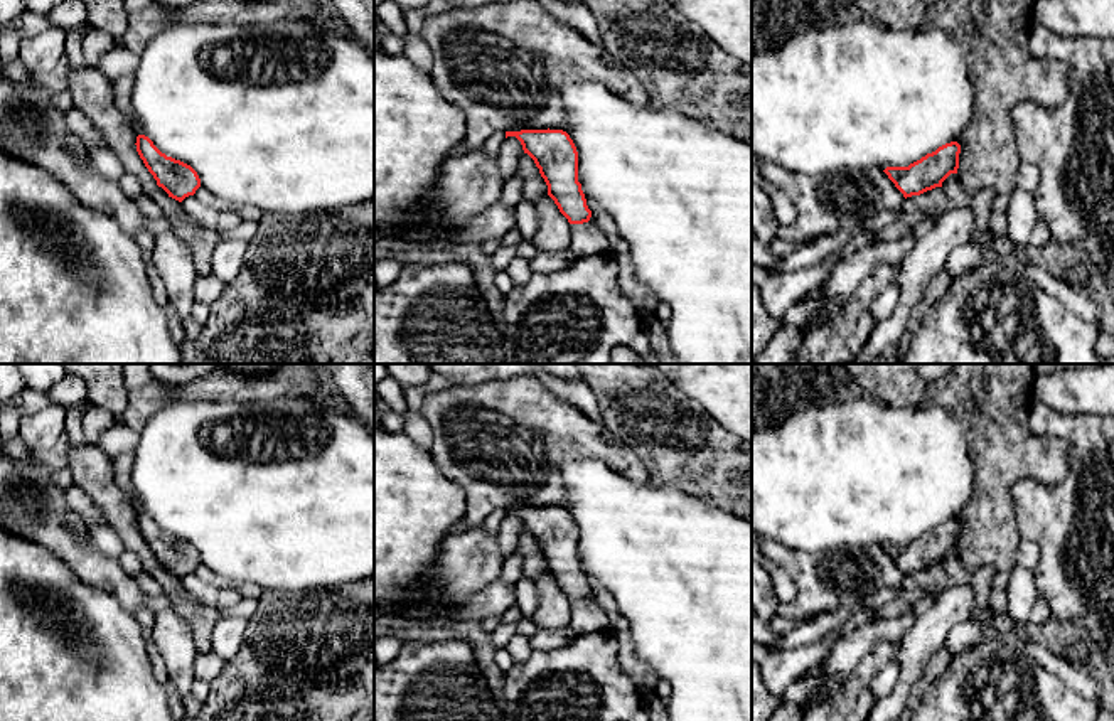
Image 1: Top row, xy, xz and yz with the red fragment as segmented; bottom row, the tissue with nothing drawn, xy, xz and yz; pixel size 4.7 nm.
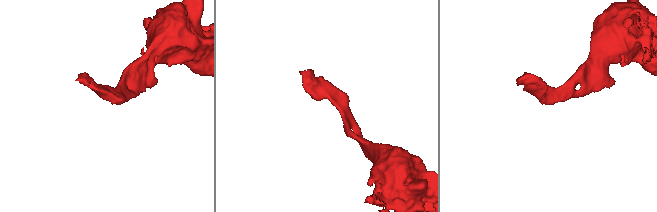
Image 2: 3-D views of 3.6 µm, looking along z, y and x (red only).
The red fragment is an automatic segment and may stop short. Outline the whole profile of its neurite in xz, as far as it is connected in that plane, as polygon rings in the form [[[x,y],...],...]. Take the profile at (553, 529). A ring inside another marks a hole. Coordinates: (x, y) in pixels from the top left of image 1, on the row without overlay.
[[[563,507],[506,509],[516,514],[548,563],[548,573],[570,601],[583,601],[592,595],[581,561],[578,559],[578,529]]]

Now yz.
[[[951,519],[908,544],[886,544],[883,549],[907,576],[942,564],[951,551],[957,551],[959,531],[961,522]]]

